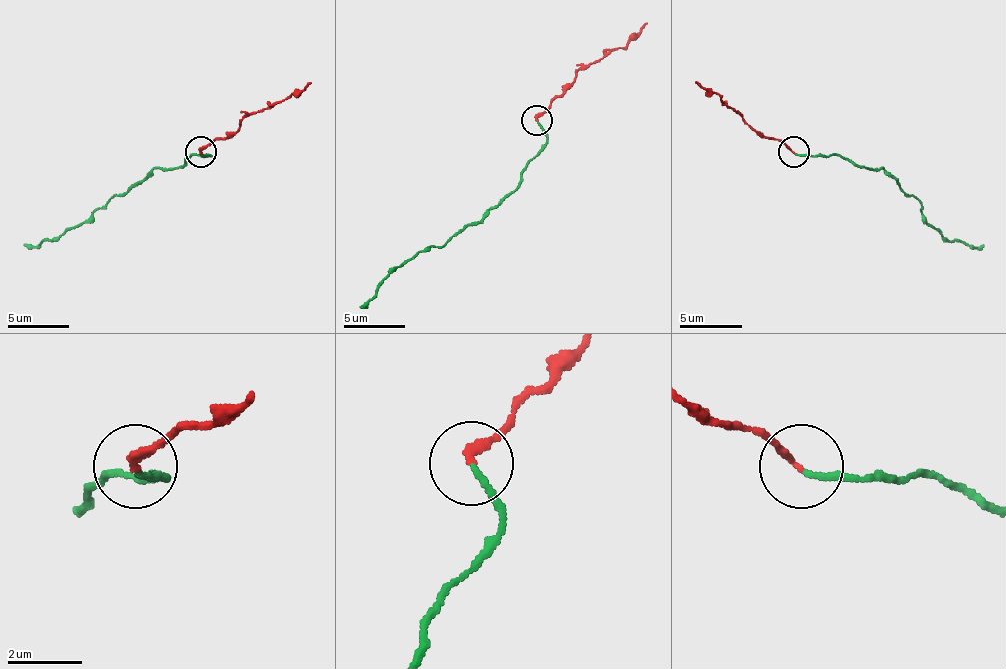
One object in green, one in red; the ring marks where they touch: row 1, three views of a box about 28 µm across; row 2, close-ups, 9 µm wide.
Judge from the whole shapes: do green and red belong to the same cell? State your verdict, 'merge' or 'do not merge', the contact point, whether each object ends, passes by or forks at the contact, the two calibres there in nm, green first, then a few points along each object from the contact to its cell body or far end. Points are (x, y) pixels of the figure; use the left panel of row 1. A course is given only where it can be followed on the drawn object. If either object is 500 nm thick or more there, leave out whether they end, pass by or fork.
merge | (201, 152) | green ends | red ends | 140/220 nm | green via (200, 152), (209, 155), (191, 155), (181, 165), (154, 168), (55, 239), (24, 245) | red via (200, 152), (224, 140), (246, 115), (286, 100), (311, 82)

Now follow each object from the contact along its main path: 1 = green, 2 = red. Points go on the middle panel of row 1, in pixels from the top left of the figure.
1: (536, 119), (545, 147), (527, 166), (517, 187), (443, 246), (428, 246), (391, 273), (360, 307)
2: (536, 119), (582, 67), (622, 48), (647, 24)

